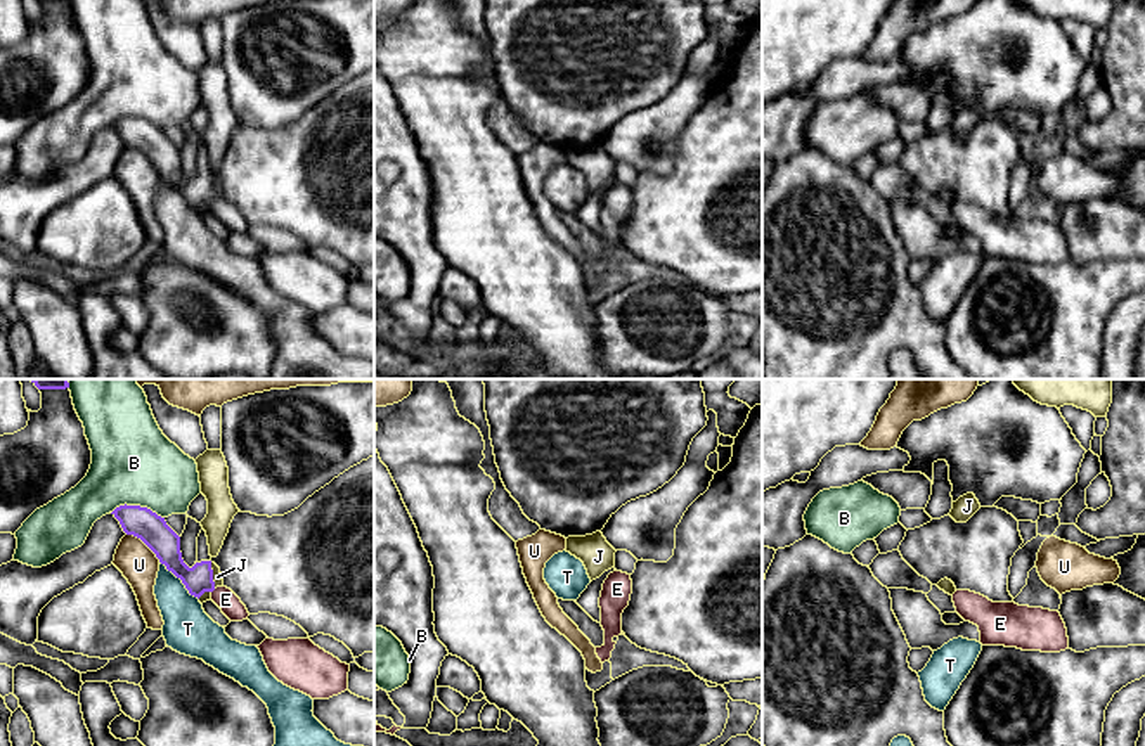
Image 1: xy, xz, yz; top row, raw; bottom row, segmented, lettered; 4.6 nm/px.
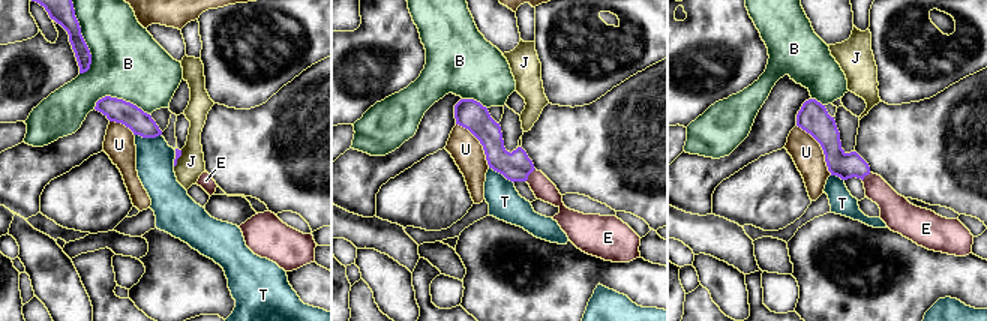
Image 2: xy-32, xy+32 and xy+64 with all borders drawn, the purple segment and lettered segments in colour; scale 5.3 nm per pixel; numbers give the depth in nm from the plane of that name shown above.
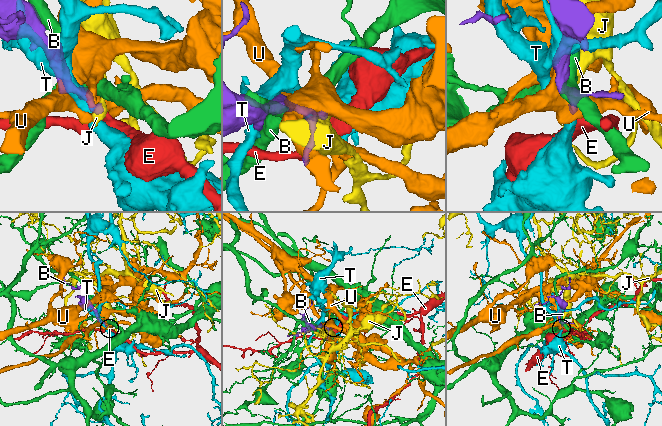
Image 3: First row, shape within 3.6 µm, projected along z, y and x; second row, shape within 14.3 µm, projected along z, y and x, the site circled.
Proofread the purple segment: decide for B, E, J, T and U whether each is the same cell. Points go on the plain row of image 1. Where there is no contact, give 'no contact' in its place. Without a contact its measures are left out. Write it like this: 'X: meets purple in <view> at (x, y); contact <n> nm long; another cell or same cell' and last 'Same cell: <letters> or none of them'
B: meets purple in xy at (137, 118); contact 260 nm long; another cell
E: no contact; same cell
J: meets purple in xy at (212, 187); contact 120 nm long; another cell
T: meets purple in xy at (181, 191); contact 260 nm long; another cell
U: meets purple in xy at (144, 154); contact 200 nm long; another cell
Same cell: E

